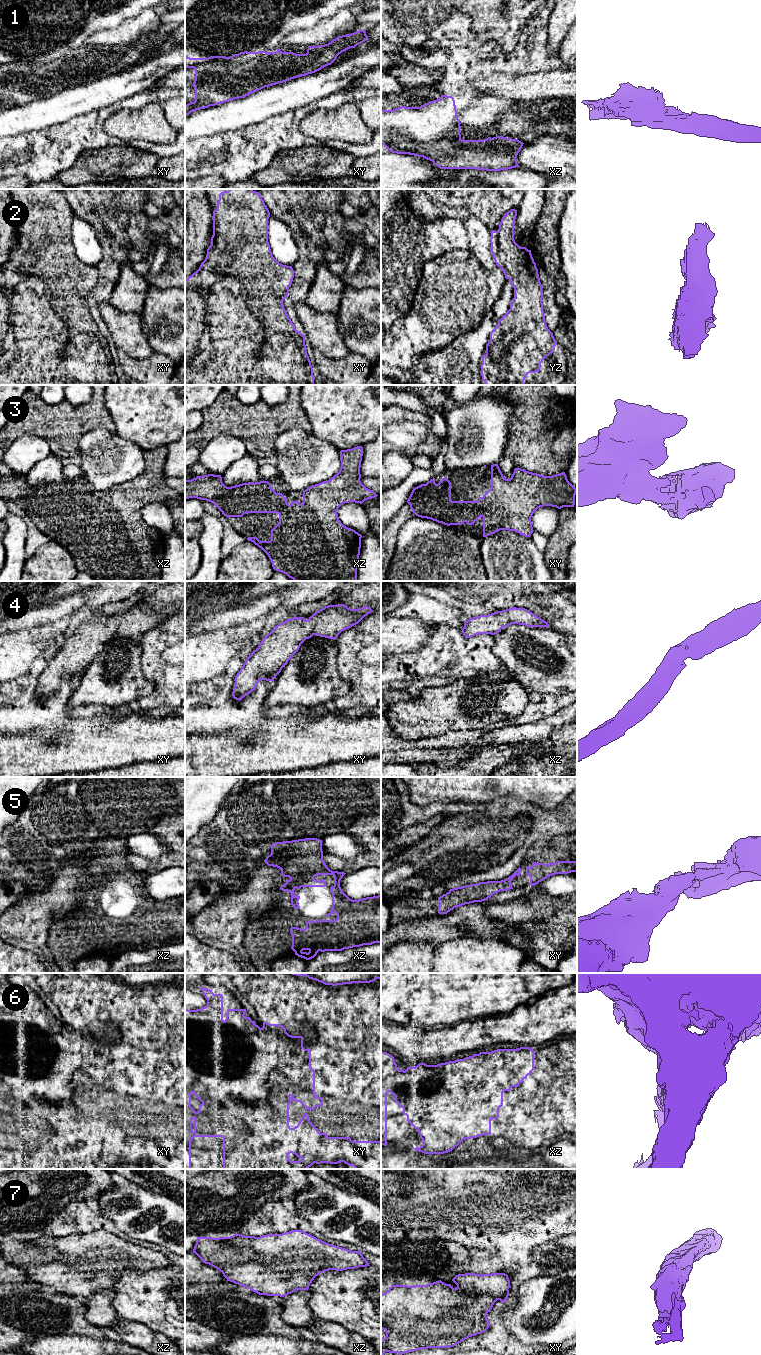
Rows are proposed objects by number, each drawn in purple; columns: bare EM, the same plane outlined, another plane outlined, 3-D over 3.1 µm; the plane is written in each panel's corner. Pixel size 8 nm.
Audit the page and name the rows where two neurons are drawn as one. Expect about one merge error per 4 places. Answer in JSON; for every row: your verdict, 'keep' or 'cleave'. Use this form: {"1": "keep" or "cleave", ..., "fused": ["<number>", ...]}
{"1": "keep", "2": "keep", "3": "keep", "4": "keep", "5": "keep", "6": "keep", "7": "keep", "fused": []}

